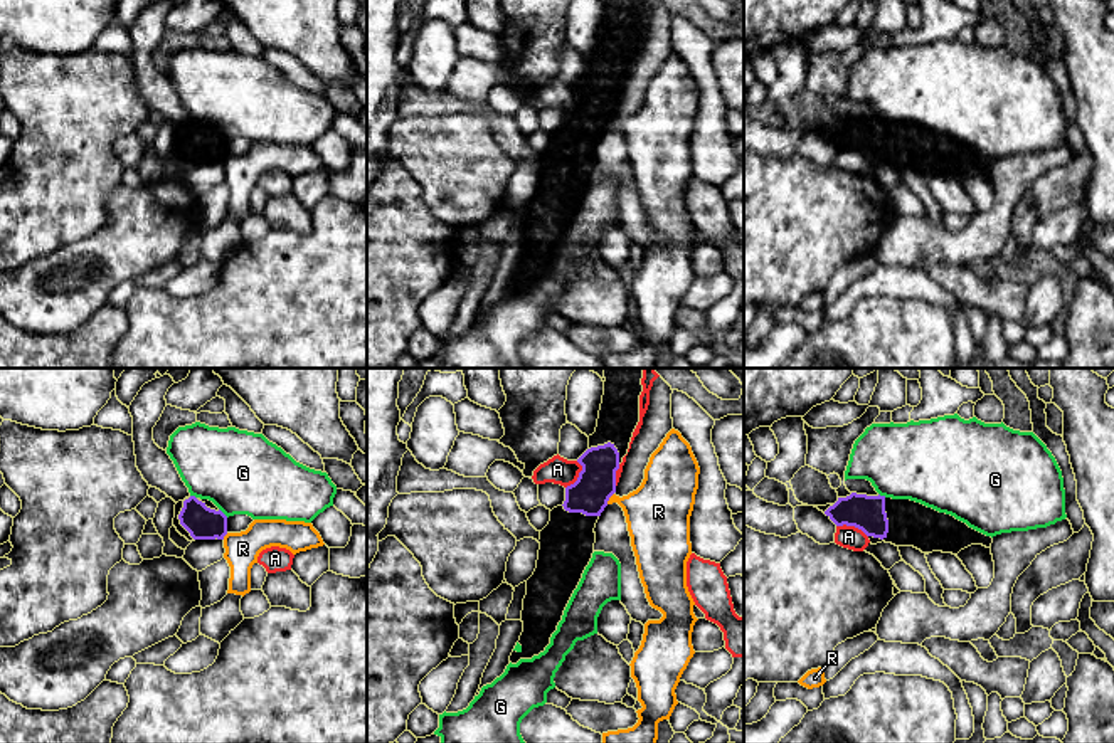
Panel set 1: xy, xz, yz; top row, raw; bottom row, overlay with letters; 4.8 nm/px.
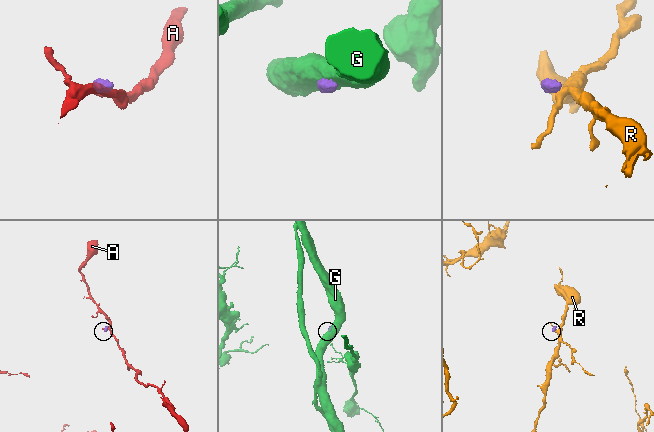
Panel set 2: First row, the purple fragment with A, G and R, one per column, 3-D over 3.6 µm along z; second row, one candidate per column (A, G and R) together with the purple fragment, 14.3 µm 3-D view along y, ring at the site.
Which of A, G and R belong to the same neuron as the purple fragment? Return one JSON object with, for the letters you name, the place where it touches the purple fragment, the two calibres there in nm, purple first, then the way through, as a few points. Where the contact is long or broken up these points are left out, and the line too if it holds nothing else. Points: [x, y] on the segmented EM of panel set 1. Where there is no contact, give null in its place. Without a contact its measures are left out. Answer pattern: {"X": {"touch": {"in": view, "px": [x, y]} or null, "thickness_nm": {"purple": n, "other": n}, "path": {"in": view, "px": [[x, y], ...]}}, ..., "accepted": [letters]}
{"accepted": []}

